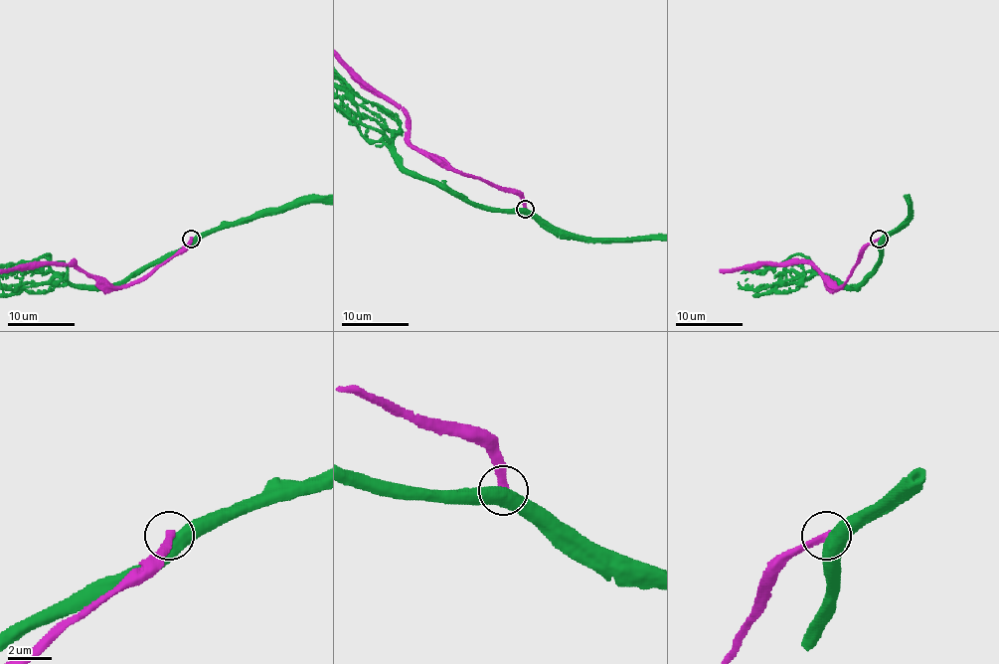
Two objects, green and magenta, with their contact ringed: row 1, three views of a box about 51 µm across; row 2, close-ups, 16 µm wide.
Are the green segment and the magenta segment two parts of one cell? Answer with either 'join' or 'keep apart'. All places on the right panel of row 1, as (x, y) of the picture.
keep apart

